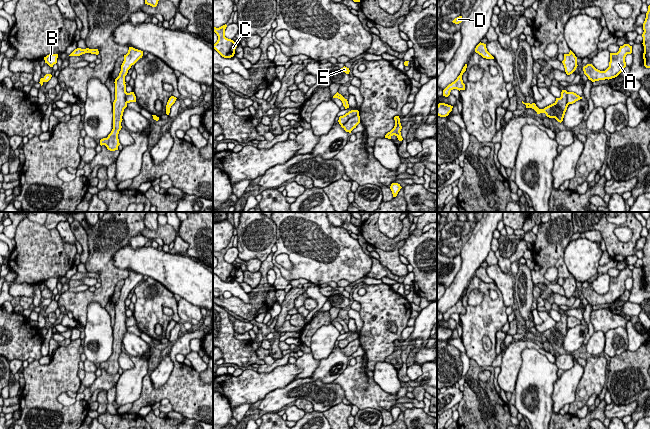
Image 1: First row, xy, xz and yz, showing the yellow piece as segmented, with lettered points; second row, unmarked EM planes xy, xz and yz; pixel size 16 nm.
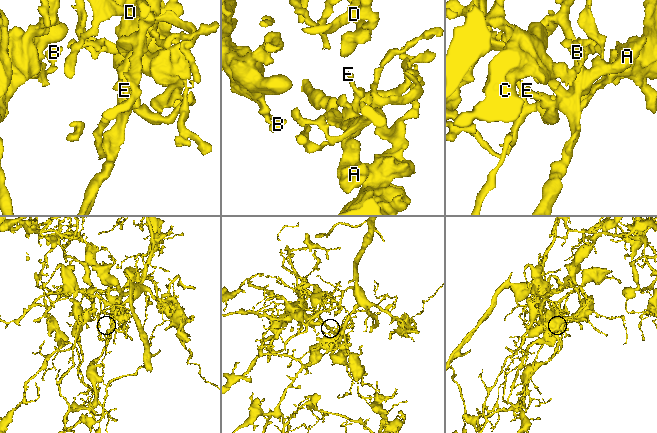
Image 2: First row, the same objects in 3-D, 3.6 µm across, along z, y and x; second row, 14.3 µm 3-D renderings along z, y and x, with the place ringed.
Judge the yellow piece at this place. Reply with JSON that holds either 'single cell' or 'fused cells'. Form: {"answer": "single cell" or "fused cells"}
{"answer": "fused cells"}

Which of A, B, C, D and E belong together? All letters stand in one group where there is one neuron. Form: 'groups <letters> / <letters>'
groups A B C D / E

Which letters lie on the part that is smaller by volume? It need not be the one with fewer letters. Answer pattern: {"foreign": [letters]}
{"foreign": ["E"]}

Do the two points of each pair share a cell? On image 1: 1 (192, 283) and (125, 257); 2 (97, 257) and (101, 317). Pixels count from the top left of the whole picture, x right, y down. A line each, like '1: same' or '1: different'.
1: same
2: different

